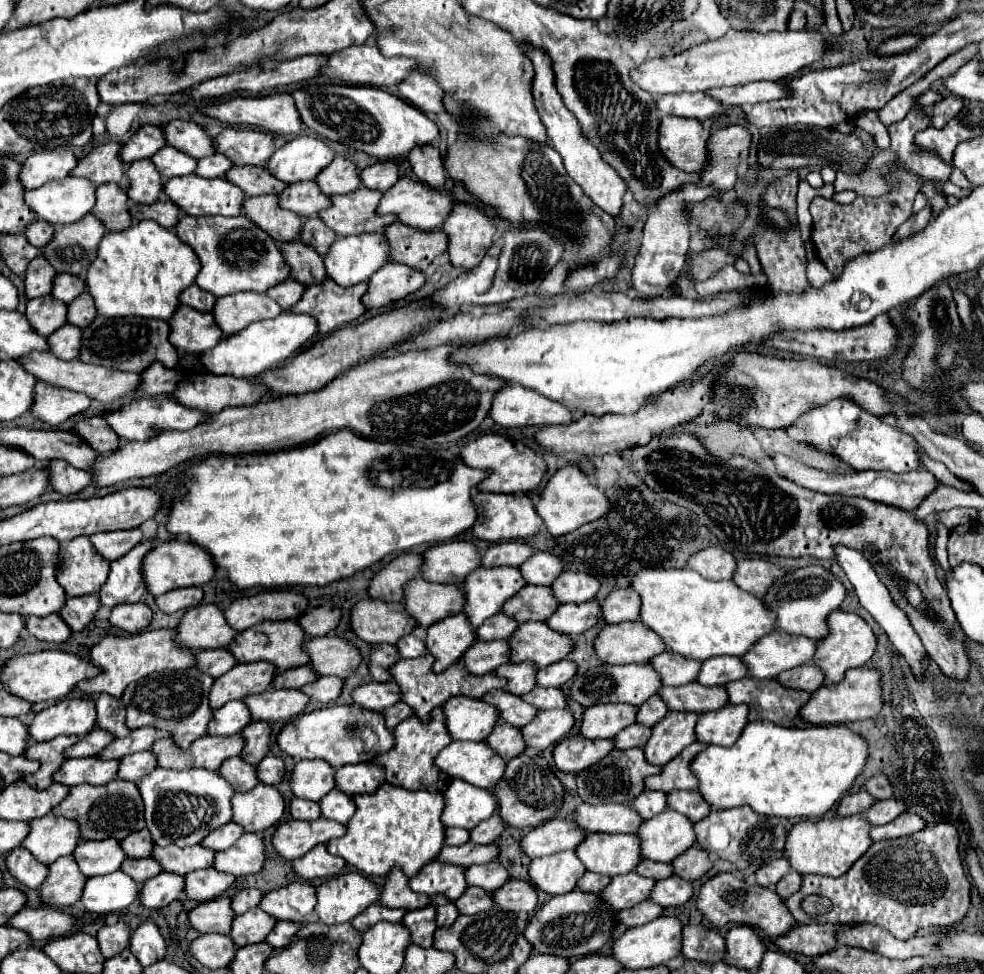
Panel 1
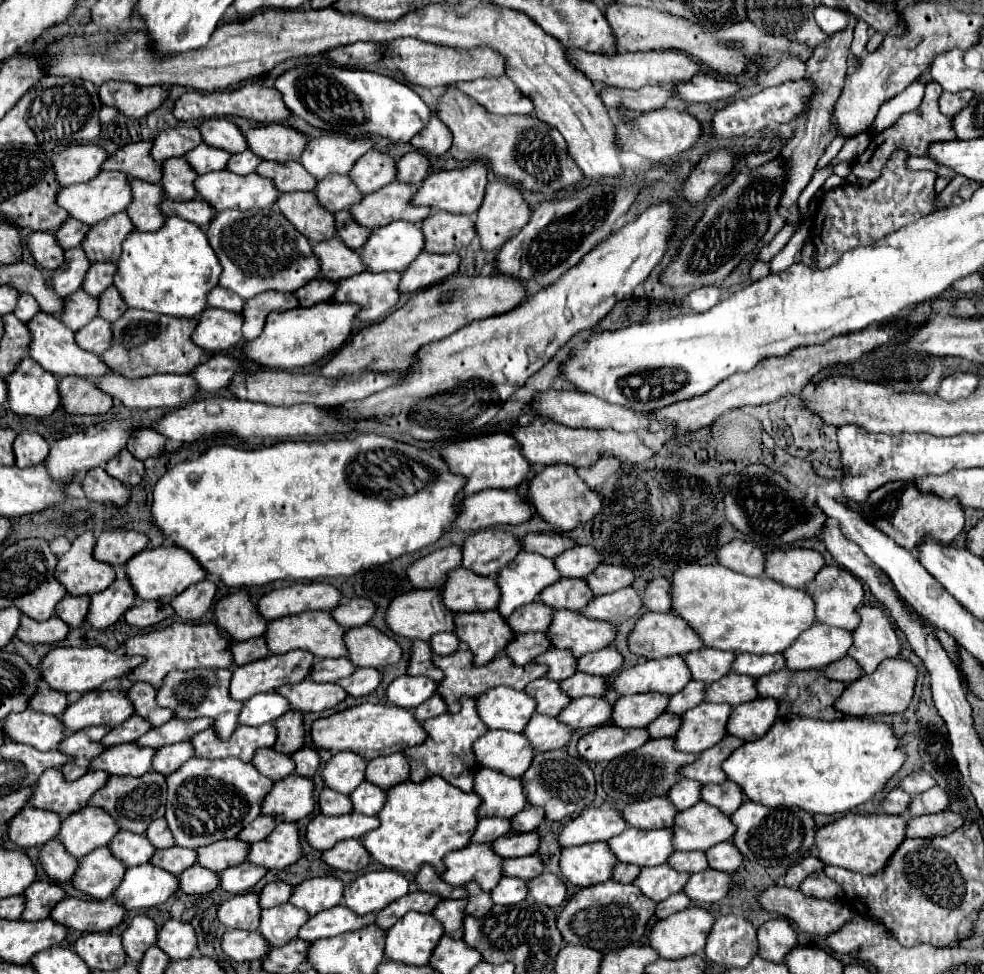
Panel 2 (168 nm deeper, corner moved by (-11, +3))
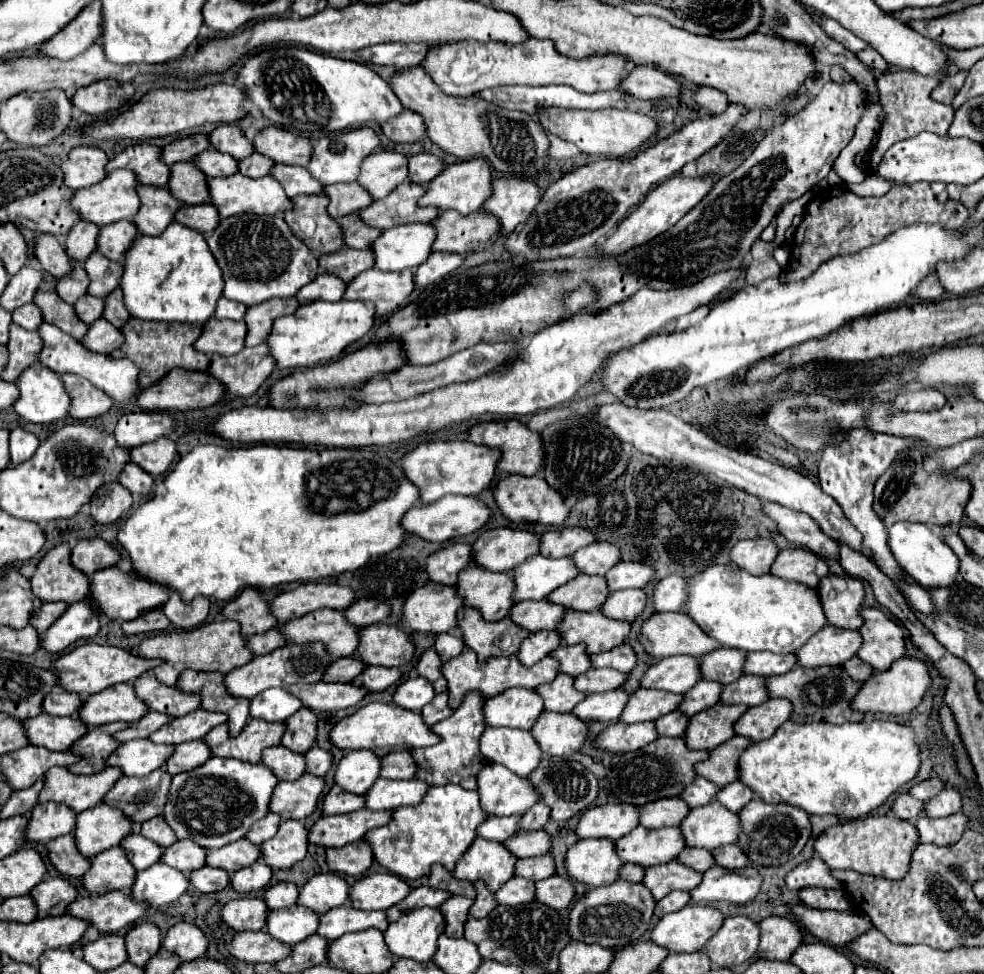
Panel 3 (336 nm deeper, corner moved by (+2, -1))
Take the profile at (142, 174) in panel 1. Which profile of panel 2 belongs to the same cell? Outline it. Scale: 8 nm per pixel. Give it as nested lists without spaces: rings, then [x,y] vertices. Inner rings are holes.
[[[171,158],[163,162],[163,178],[161,188],[171,200],[193,200],[197,192],[193,188],[193,180],[197,174],[189,168],[185,158]]]

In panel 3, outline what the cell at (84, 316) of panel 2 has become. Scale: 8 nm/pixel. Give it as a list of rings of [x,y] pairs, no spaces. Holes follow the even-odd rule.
[[[84,296],[76,302],[76,312],[78,312],[80,320],[84,320],[86,324],[92,324],[94,320],[102,318],[104,300],[96,298],[96,296]]]

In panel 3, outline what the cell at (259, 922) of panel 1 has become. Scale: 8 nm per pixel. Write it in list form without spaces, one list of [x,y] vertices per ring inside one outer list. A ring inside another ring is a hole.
[[[304,906],[272,910],[266,922],[266,932],[284,944],[298,944],[318,930],[318,914]]]

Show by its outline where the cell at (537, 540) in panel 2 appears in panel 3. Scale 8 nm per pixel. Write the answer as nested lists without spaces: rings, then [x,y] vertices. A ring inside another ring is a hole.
[[[558,528],[558,530],[550,530],[550,532],[544,532],[542,538],[540,538],[540,552],[544,556],[550,556],[550,558],[564,558],[564,556],[572,556],[578,548],[584,548],[584,546],[590,546],[594,540],[594,534],[586,528]]]

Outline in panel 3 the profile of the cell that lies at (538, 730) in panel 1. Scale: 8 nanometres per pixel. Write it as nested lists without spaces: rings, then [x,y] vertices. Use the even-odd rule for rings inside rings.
[[[622,688],[612,690],[612,692],[604,692],[604,694],[588,694],[586,700],[582,700],[572,714],[582,718],[582,720],[590,720],[590,722],[616,722],[622,714],[622,708],[626,706],[626,700],[630,698],[630,694]]]

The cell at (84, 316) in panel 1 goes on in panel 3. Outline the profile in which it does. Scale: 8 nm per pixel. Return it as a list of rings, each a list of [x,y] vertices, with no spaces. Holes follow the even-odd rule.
[[[116,288],[108,298],[106,298],[106,310],[104,310],[104,318],[114,324],[116,328],[122,328],[122,324],[126,324],[126,318],[130,318],[130,314],[126,312],[124,300],[122,300],[122,290]]]

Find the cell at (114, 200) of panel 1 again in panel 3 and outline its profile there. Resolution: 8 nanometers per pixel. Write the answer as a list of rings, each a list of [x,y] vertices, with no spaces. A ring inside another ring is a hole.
[[[138,186],[138,194],[142,200],[140,212],[134,218],[140,234],[158,236],[166,230],[166,226],[174,220],[176,212],[184,206],[178,202],[168,188],[162,186]],[[176,200],[176,208],[174,208]]]

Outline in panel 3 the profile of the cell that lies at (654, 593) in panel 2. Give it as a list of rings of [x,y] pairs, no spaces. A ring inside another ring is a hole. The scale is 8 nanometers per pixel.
[[[668,576],[658,582],[654,596],[652,596],[656,612],[678,612],[682,604],[686,604],[686,578],[682,576]]]

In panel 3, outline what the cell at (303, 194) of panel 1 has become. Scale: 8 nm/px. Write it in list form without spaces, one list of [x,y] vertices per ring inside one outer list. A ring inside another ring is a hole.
[[[358,182],[330,184],[324,188],[324,194],[330,198],[328,214],[336,220],[340,220],[342,216],[354,214],[358,210],[364,210],[374,202],[374,198],[366,194],[366,188],[362,188],[362,184]]]

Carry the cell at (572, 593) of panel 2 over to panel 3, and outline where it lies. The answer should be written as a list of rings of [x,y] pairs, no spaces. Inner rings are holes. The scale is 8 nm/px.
[[[580,574],[578,578],[570,580],[568,584],[552,592],[548,598],[570,610],[592,612],[592,610],[598,610],[606,602],[608,594],[610,590],[604,576]]]

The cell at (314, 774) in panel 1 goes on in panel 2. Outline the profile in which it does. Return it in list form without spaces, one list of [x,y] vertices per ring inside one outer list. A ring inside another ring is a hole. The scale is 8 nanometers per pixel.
[[[339,752],[323,766],[321,778],[327,788],[349,794],[365,780],[365,760],[353,752]]]

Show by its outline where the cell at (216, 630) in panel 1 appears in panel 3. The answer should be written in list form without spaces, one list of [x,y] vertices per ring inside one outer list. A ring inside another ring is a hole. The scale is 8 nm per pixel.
[[[244,588],[240,596],[228,602],[222,610],[222,618],[232,618],[240,622],[244,636],[262,634],[278,626],[278,620],[270,612],[270,604],[254,588]]]

